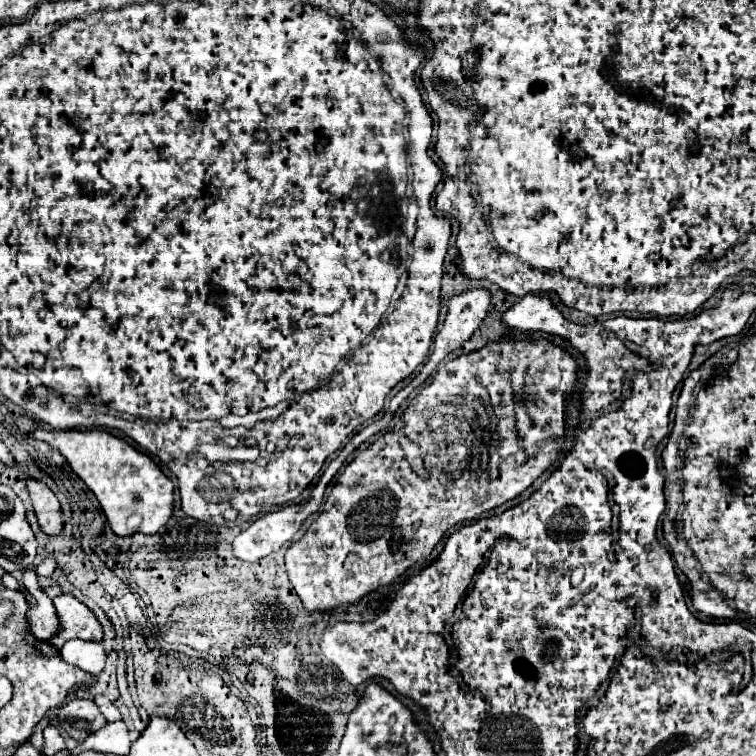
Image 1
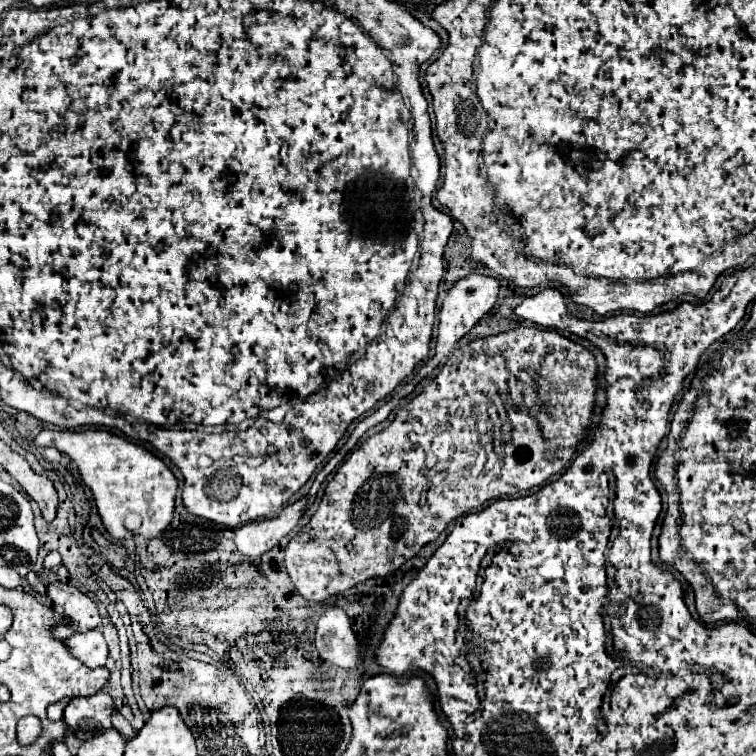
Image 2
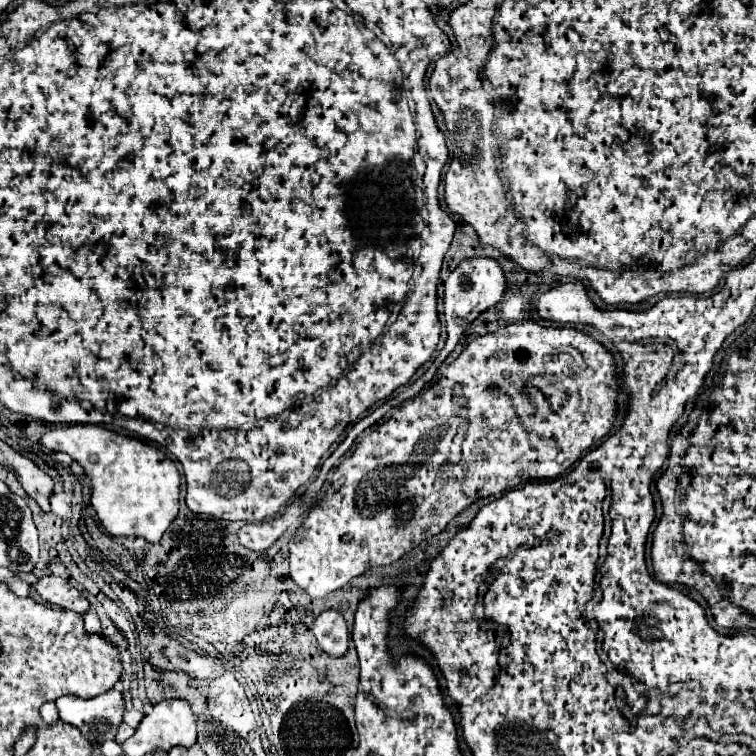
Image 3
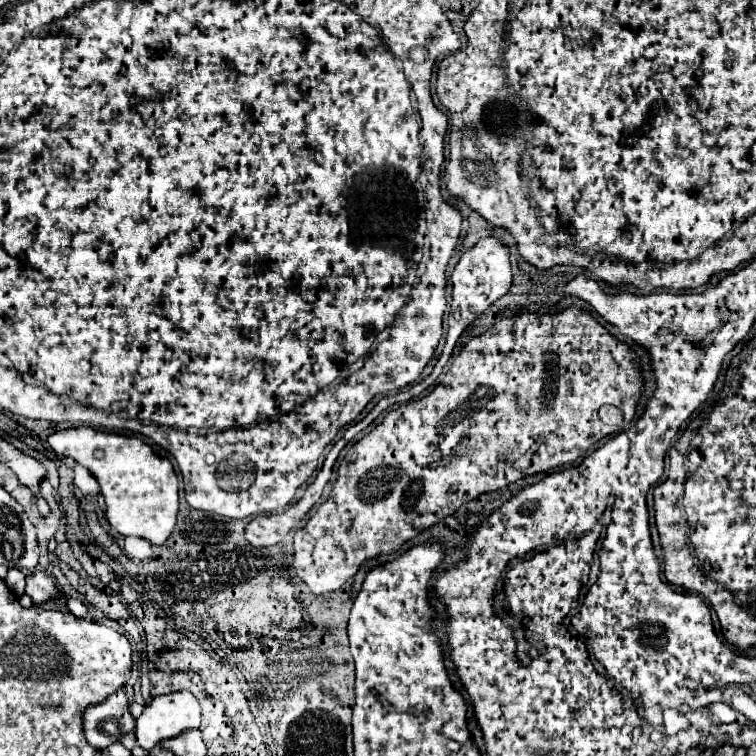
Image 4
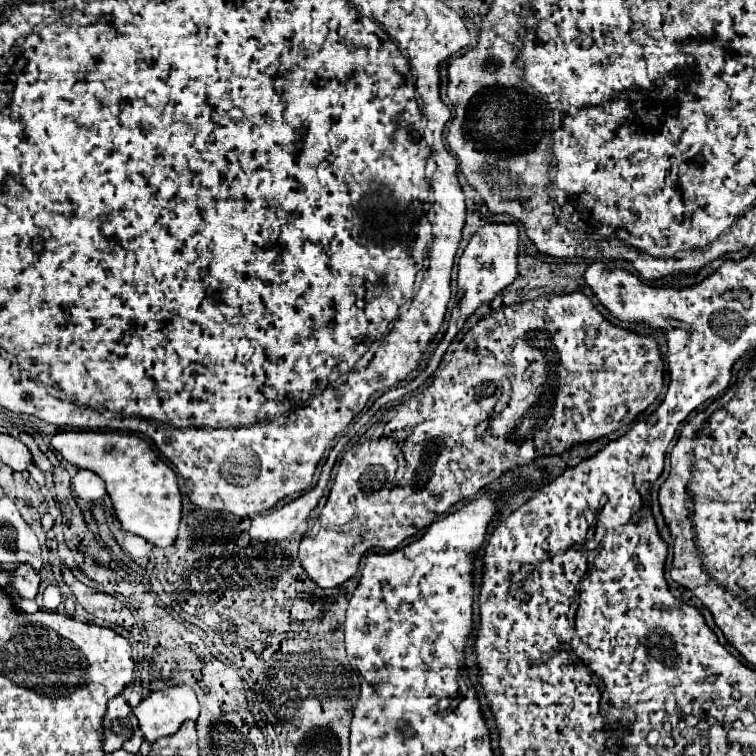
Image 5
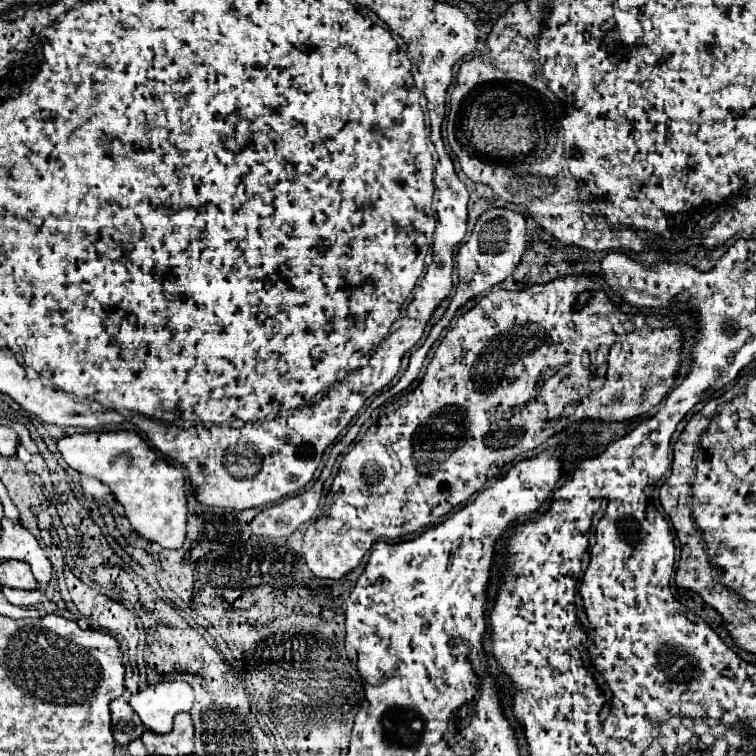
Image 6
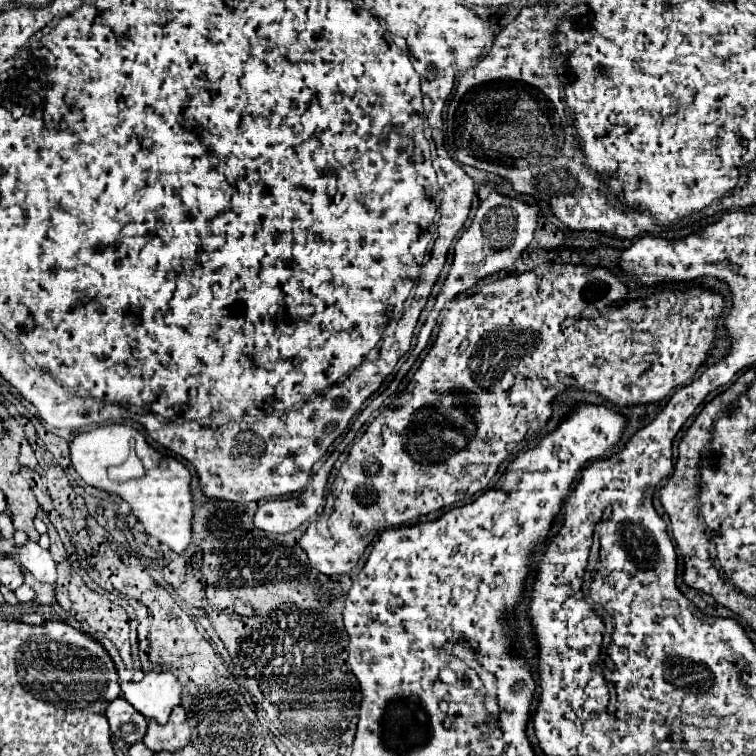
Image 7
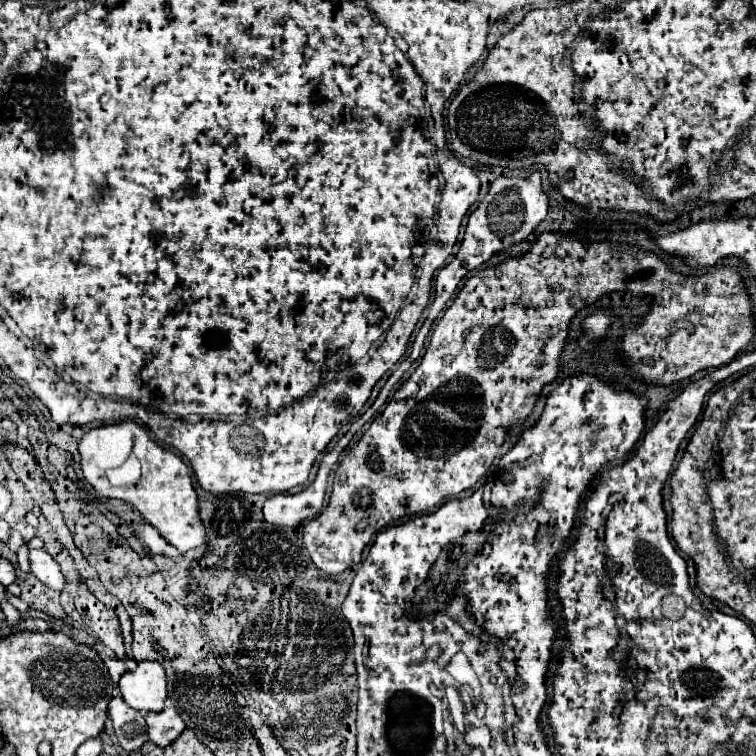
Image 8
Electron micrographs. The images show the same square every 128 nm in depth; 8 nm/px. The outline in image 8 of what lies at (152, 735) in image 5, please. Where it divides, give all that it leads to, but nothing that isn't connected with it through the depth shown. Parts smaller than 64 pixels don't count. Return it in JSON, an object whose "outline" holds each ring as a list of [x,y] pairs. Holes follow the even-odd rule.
{"outline":[[[140,662],[136,670],[126,672],[120,682],[118,688],[122,692],[122,698],[128,706],[136,708],[136,710],[144,710],[144,712],[160,712],[164,708],[164,700],[168,696],[166,690],[166,672],[162,668],[162,664],[158,662]]]}

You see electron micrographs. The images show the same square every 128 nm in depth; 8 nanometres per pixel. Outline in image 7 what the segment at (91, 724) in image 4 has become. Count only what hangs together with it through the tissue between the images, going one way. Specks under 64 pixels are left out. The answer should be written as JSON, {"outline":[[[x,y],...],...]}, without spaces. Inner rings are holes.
{"outline":[[[122,696],[112,700],[108,704],[108,722],[110,722],[110,728],[112,728],[112,736],[126,742],[128,746],[130,744],[136,744],[136,742],[142,742],[144,734],[146,734],[146,718],[134,708],[130,706]]]}

